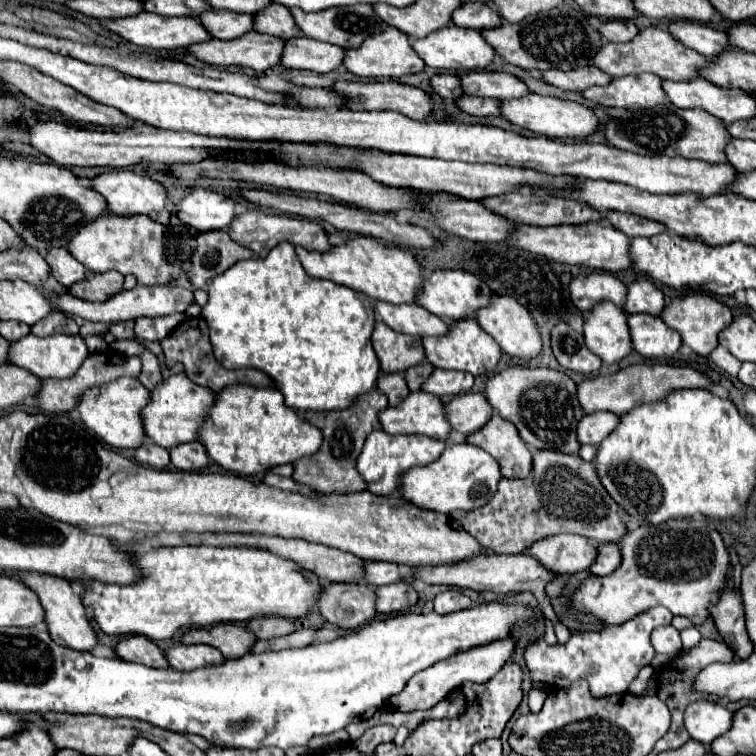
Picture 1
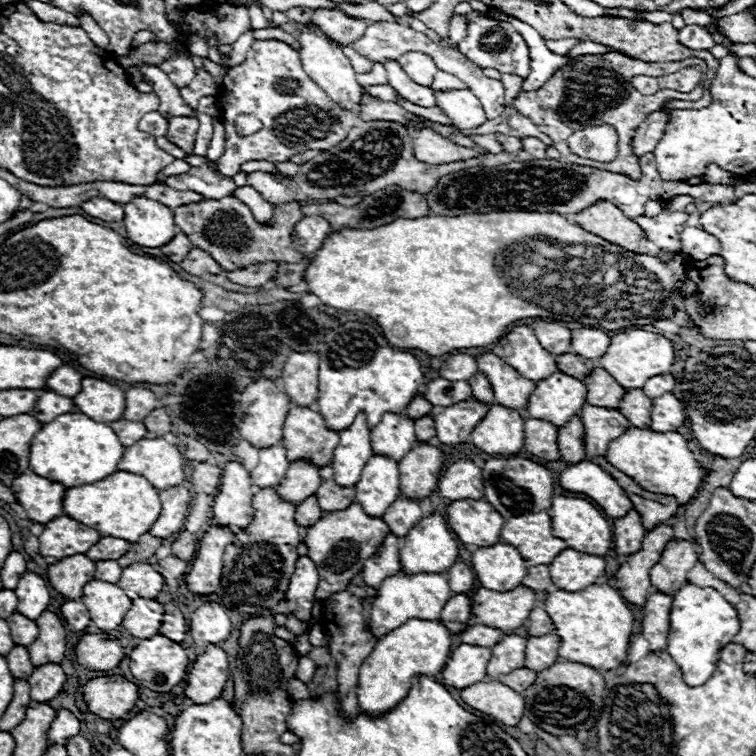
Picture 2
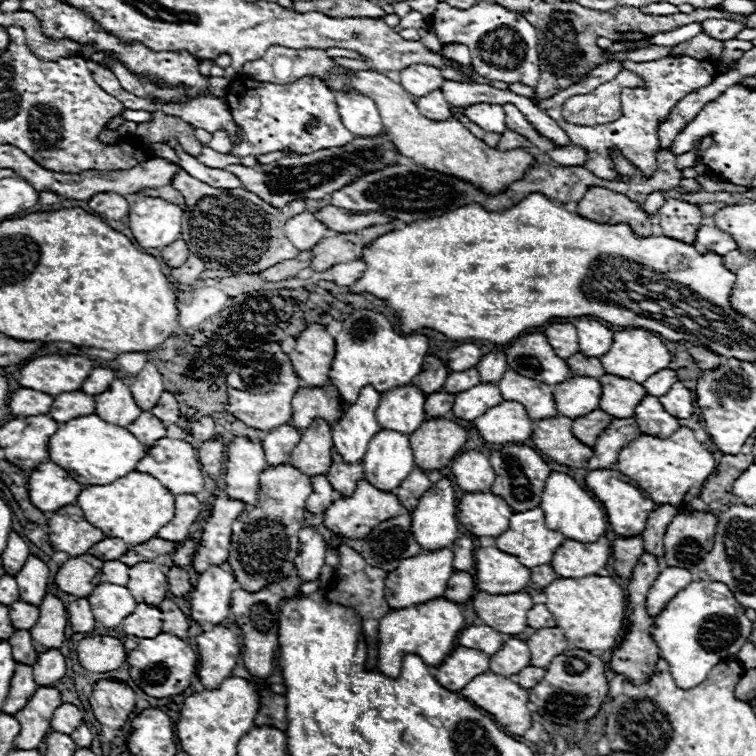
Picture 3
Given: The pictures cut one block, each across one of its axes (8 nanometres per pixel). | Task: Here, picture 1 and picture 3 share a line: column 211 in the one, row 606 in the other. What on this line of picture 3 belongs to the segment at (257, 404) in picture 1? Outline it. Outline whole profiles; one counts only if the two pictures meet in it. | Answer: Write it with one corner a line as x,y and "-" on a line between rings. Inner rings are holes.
436,598
404,610
390,610
388,616
384,616
384,620
380,622
378,672
382,672
388,678
398,678
404,654
416,654
428,666
440,666
442,660
448,656
448,652
454,650
454,642
462,628
464,616
458,604
448,602
446,598

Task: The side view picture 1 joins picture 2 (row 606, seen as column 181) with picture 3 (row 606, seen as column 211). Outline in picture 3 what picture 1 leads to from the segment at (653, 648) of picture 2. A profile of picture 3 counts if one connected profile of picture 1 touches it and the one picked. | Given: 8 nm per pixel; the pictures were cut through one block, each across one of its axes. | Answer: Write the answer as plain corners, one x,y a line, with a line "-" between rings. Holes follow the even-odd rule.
664,568
660,572
660,576
654,580
648,596
646,596
646,610
648,616
656,618
664,606
668,604
668,600
672,600
672,596
676,596
676,592
684,590
688,584
692,582
690,570
686,568

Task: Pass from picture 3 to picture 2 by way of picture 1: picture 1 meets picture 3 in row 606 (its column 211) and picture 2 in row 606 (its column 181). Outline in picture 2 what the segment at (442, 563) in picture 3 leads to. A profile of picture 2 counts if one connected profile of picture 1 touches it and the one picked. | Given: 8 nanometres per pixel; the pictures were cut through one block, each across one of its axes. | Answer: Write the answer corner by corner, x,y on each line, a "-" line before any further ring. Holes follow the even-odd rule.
396,574
396,576
390,576
388,580
384,580
384,584
378,590
376,602
370,612
368,628
376,638
382,638
388,632
392,632
394,628
398,628
400,624
408,622
410,618
438,620
444,604
450,598
452,598
452,592
442,574
414,574
414,576

